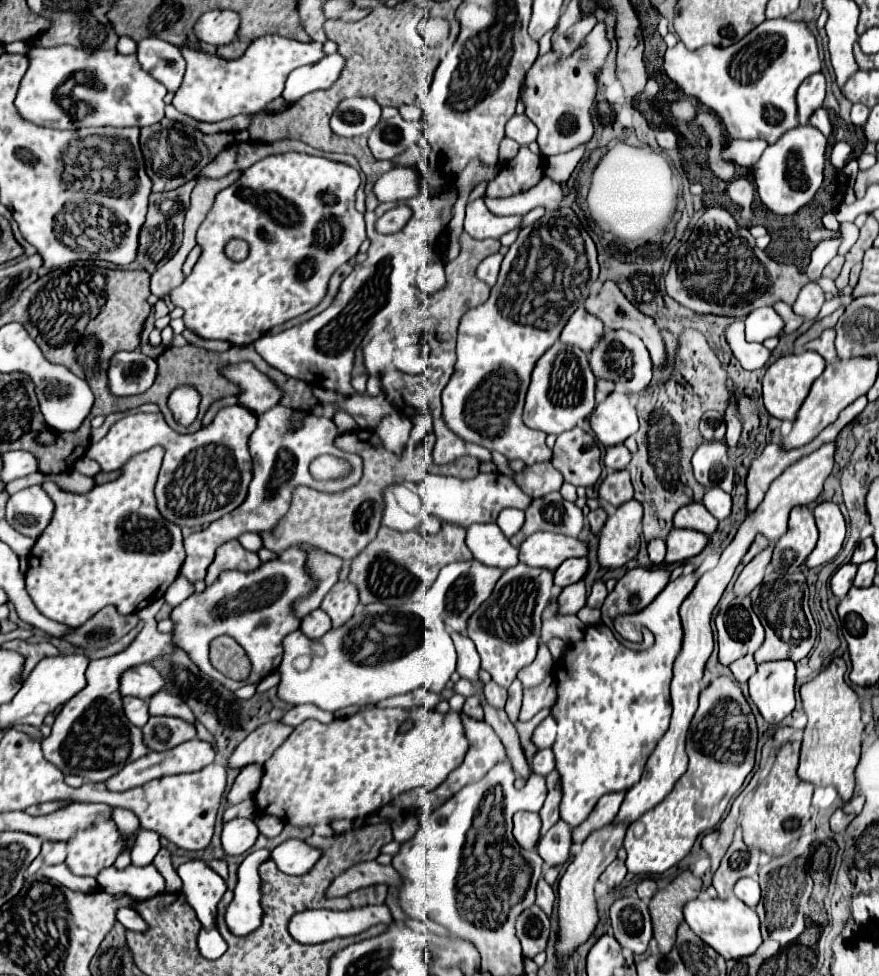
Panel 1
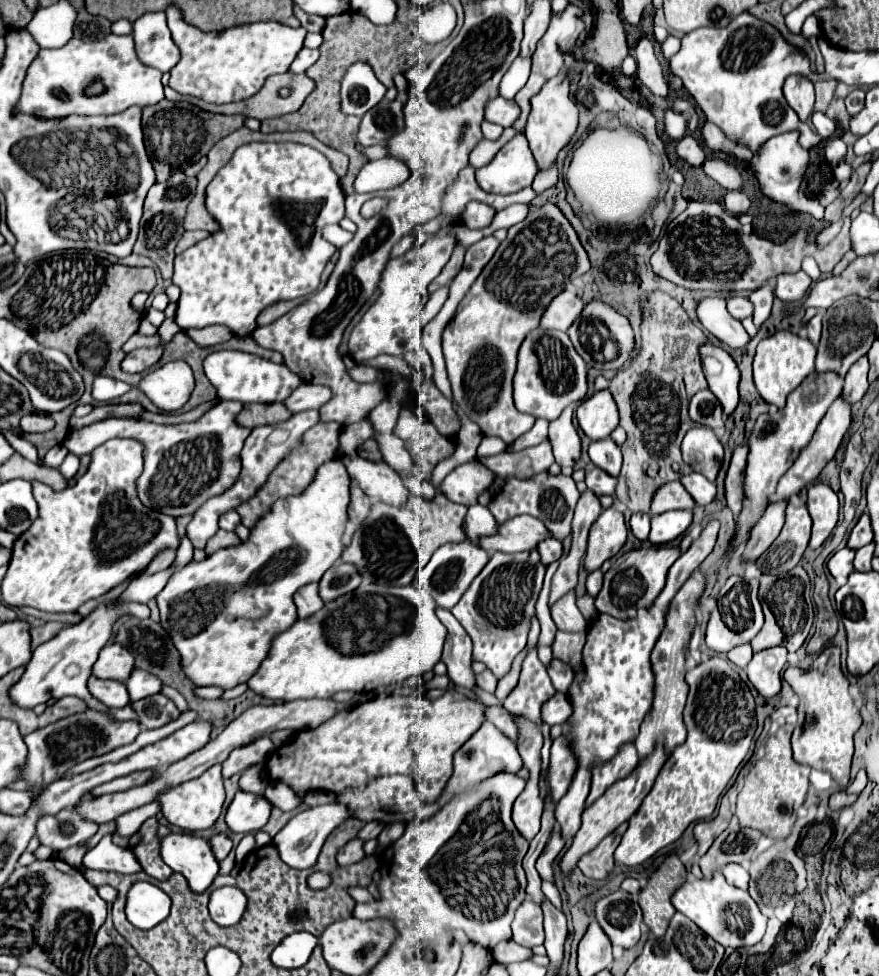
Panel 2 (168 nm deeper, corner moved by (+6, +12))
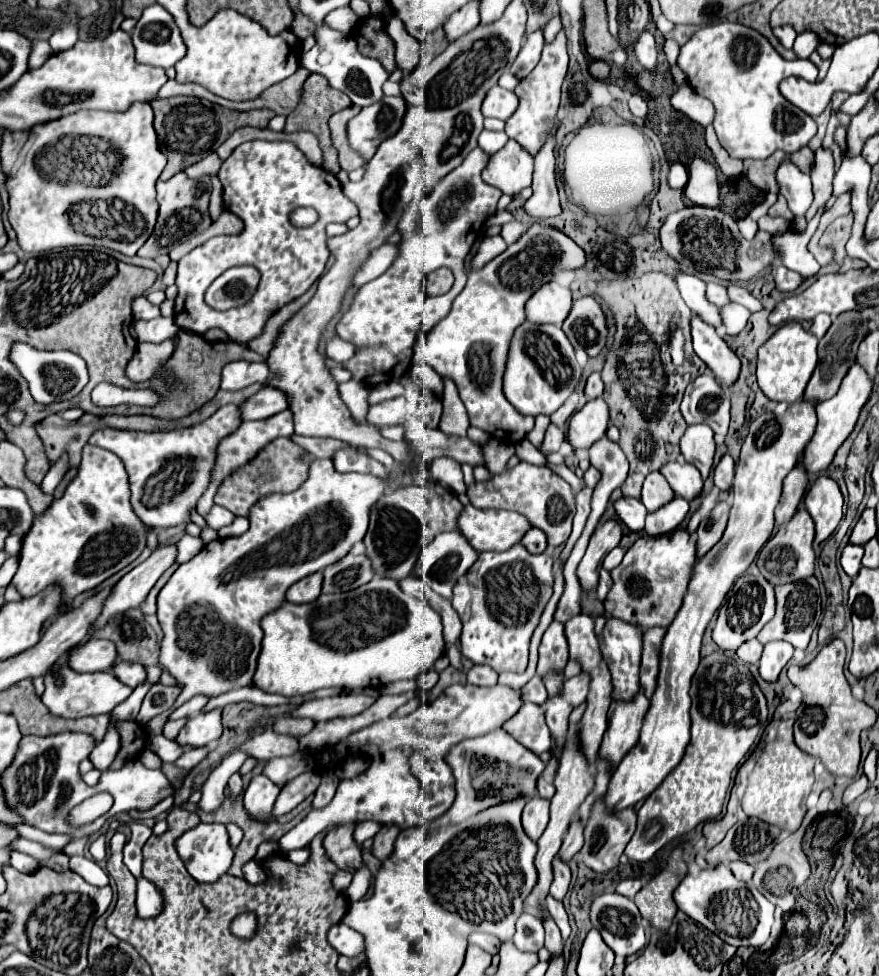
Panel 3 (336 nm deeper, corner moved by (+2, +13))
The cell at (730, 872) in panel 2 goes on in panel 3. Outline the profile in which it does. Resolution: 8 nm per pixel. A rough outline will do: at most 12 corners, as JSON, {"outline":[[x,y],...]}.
{"outline":[[731,861],[729,867],[741,881],[751,881],[755,867],[743,861]]}

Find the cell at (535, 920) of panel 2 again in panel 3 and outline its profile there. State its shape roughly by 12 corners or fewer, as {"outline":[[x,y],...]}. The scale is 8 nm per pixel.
{"outline":[[531,913],[517,919],[513,945],[537,953],[543,947],[543,925]]}

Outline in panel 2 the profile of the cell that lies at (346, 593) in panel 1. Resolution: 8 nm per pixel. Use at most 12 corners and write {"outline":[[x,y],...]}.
{"outline":[[339,562],[319,580],[319,596],[333,602],[361,584],[355,566]]}

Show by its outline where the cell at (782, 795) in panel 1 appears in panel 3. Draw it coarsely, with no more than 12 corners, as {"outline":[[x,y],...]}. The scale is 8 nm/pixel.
{"outline":[[795,720],[763,747],[743,811],[799,829],[815,757],[795,745]]}

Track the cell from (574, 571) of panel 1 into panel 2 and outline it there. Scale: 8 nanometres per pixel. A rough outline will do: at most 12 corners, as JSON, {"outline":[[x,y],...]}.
{"outline":[[555,538],[543,540],[537,546],[541,562],[563,558],[563,544]]}

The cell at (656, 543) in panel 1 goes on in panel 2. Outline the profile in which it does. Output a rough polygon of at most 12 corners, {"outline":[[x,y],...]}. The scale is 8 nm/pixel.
{"outline":[[633,514],[631,532],[641,542],[649,538],[649,514]]}

